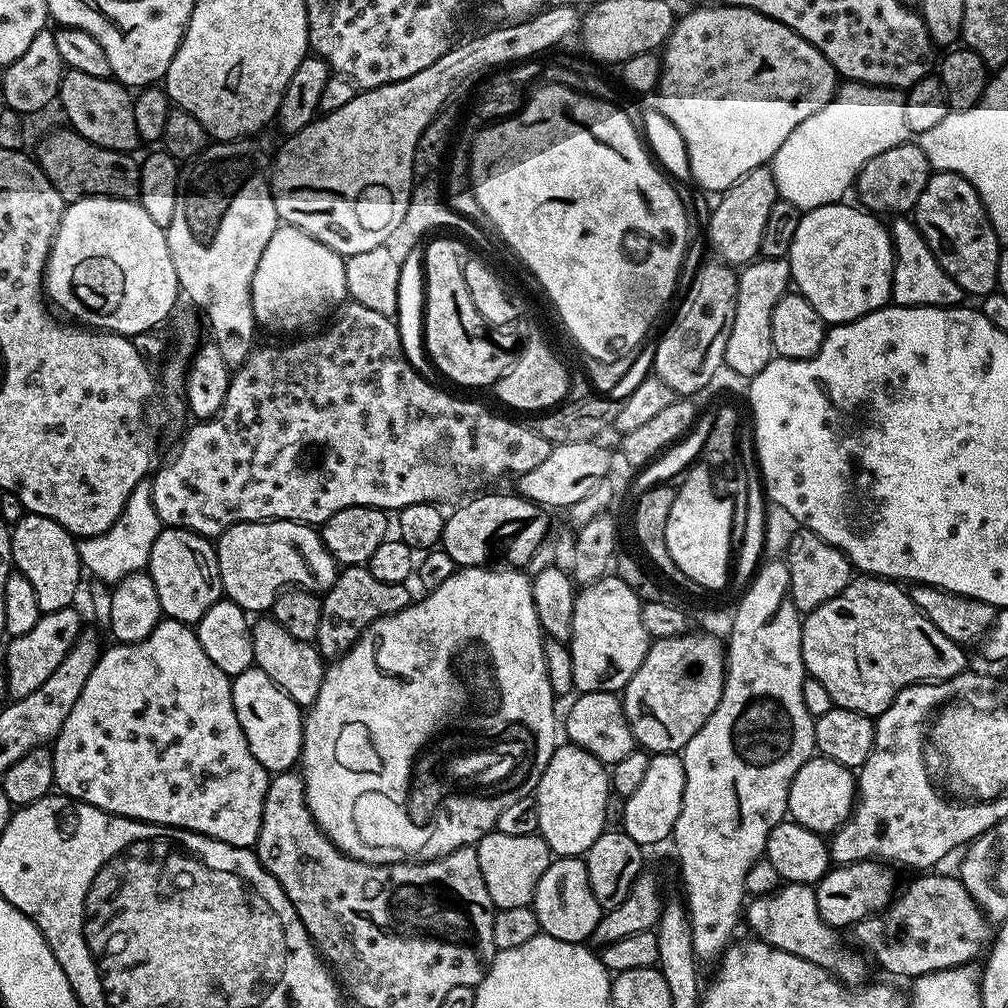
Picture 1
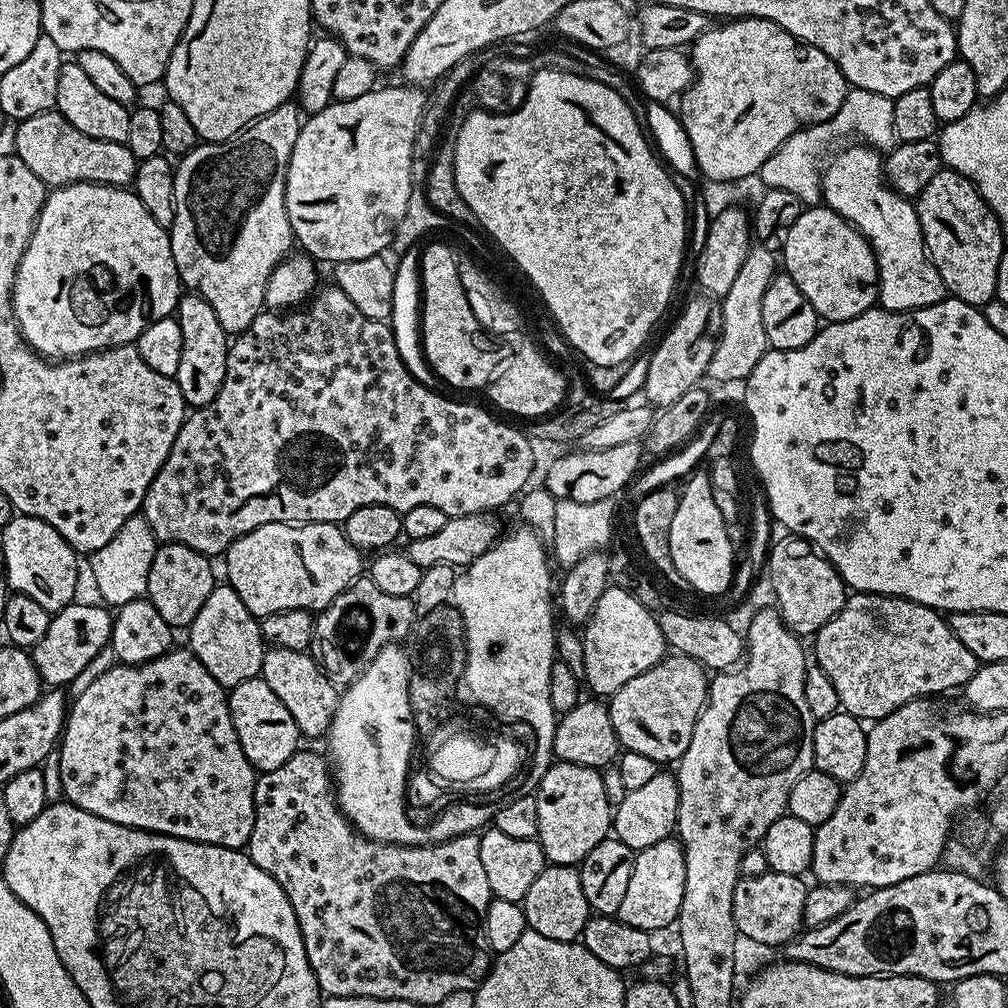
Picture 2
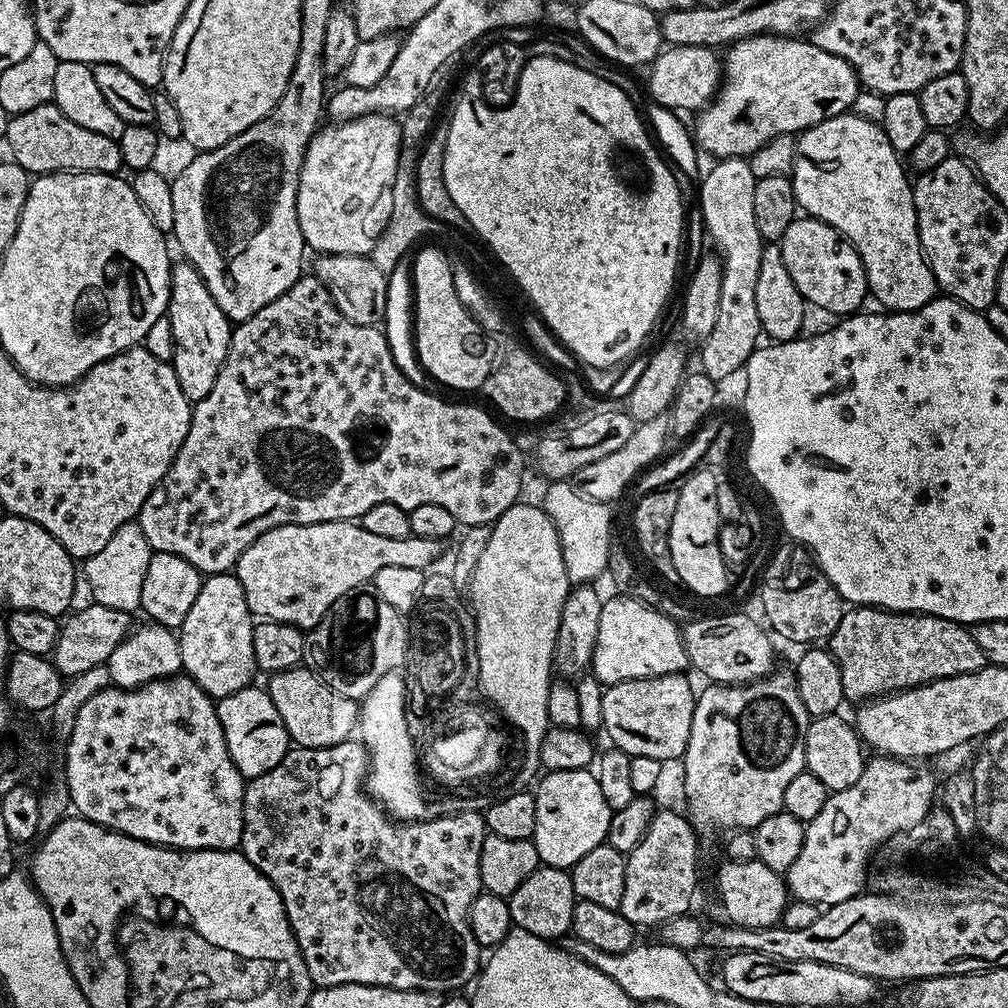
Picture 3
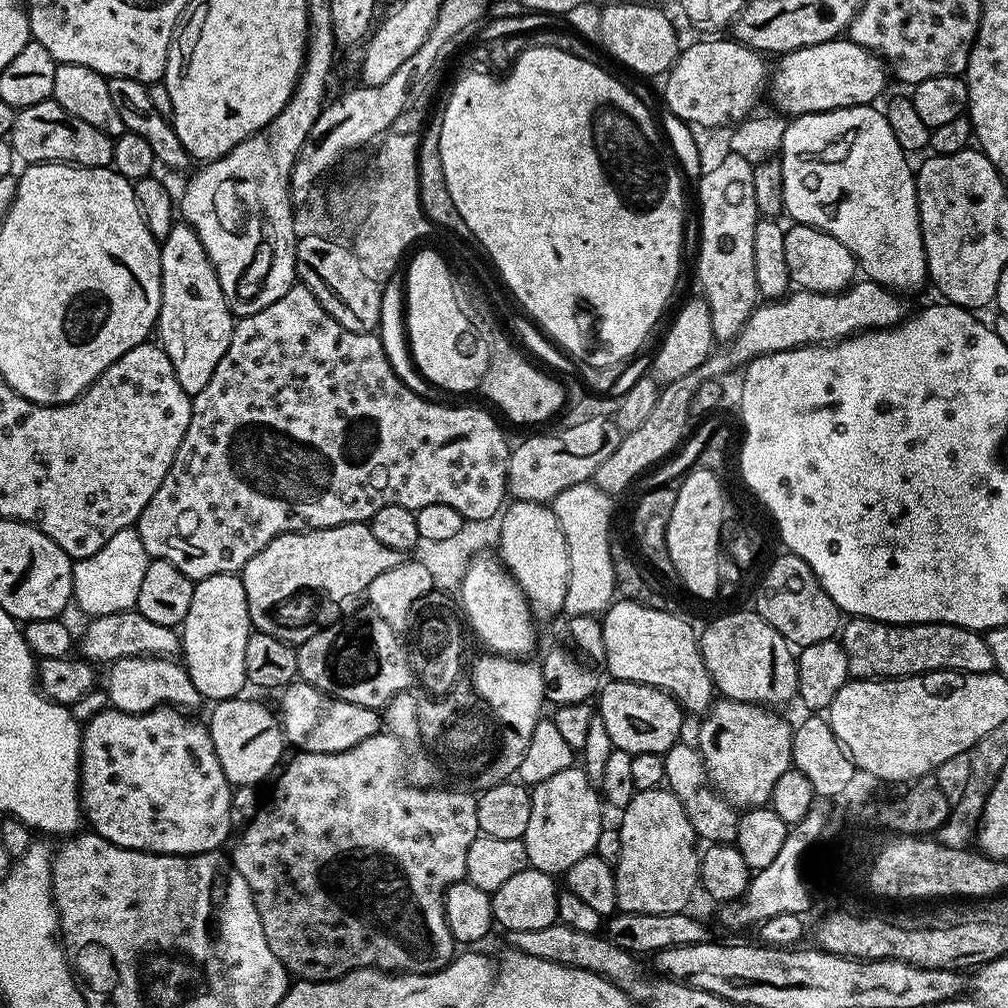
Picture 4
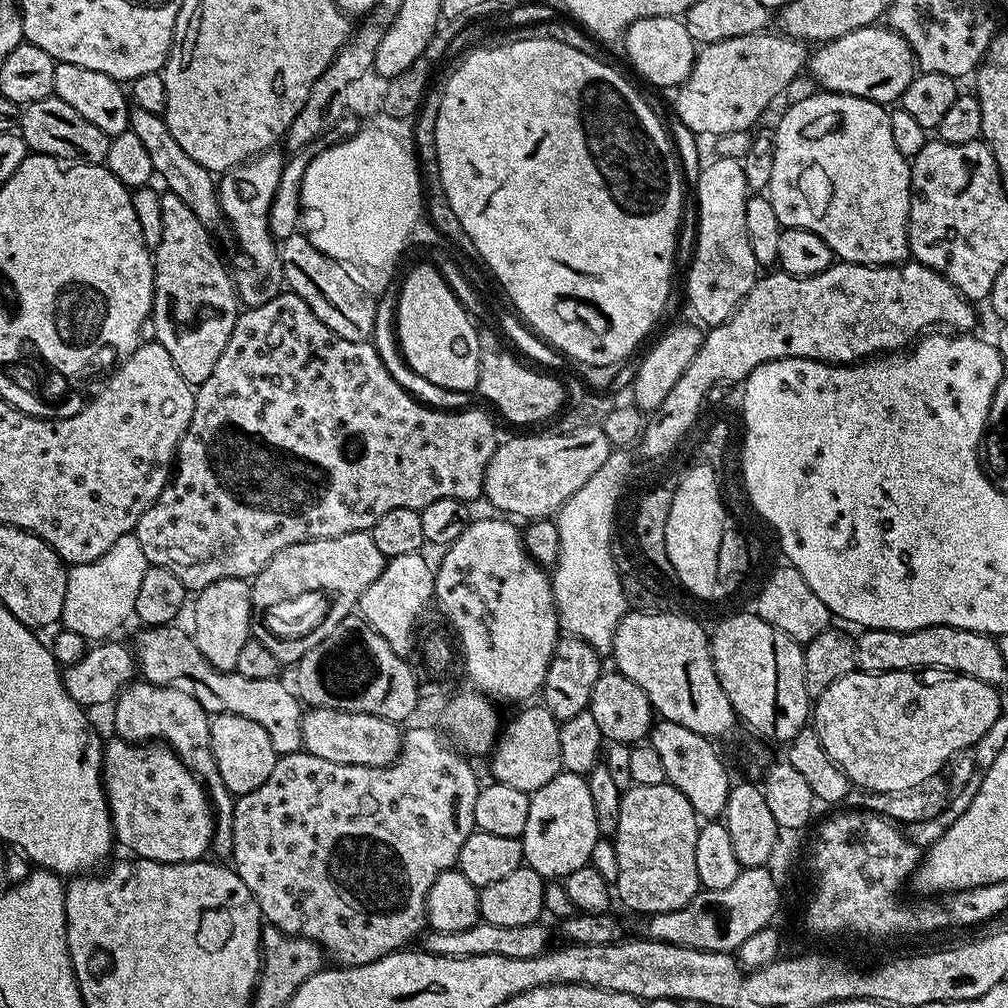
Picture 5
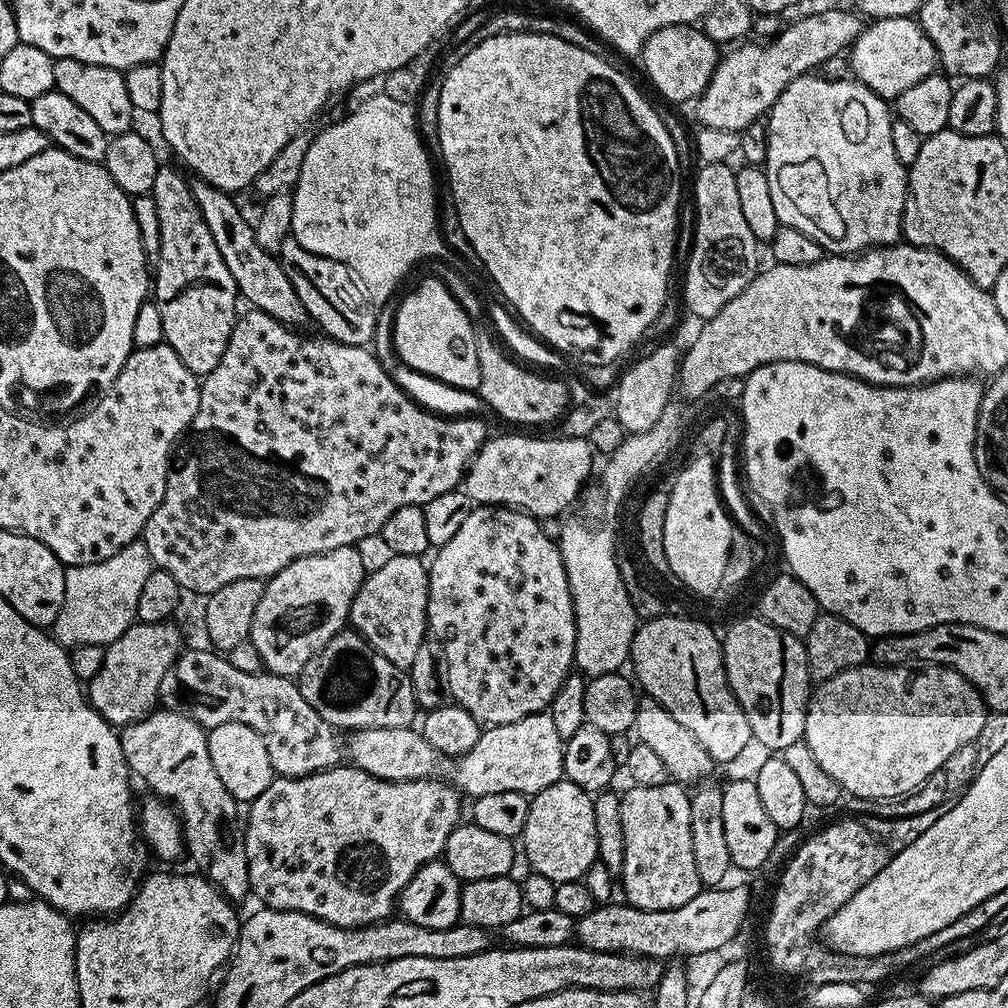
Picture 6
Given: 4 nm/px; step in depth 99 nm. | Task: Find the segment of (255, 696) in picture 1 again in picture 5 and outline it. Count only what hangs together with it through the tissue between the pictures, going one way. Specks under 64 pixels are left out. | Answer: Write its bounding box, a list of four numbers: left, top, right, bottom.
[211,712,278,797]

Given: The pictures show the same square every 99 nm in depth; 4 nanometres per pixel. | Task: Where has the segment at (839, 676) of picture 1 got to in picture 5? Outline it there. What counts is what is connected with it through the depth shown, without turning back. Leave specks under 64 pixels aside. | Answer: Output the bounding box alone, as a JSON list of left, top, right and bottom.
[855,624,1006,685]

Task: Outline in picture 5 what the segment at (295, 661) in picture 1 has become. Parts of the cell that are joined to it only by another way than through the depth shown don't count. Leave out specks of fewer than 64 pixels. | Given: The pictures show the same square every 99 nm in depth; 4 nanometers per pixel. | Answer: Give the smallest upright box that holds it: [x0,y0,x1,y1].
[303,708,402,768]

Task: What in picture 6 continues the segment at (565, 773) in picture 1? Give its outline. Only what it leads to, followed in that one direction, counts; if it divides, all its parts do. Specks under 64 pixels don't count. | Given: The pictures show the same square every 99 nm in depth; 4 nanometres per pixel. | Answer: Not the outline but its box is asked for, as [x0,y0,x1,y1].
[522,778,597,885]

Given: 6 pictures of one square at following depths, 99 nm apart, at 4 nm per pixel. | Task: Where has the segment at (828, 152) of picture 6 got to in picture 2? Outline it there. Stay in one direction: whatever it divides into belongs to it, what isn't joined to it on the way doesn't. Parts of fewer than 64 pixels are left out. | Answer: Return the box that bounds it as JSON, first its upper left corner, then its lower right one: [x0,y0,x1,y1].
[822,143,946,312]

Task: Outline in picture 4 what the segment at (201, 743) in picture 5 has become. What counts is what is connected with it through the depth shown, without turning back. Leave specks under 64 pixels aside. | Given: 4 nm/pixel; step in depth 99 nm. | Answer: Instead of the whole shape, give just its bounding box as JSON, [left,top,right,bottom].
[106,656,202,714]

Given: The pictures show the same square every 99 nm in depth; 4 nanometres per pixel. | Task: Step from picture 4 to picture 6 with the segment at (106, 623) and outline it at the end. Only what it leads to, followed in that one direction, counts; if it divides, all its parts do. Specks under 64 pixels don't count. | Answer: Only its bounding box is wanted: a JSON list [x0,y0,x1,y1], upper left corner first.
[159,647,342,776]

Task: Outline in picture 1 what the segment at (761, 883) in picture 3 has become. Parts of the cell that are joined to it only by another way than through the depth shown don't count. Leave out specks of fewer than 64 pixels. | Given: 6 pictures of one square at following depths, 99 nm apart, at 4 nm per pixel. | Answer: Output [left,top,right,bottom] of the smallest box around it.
[746,883,865,985]

